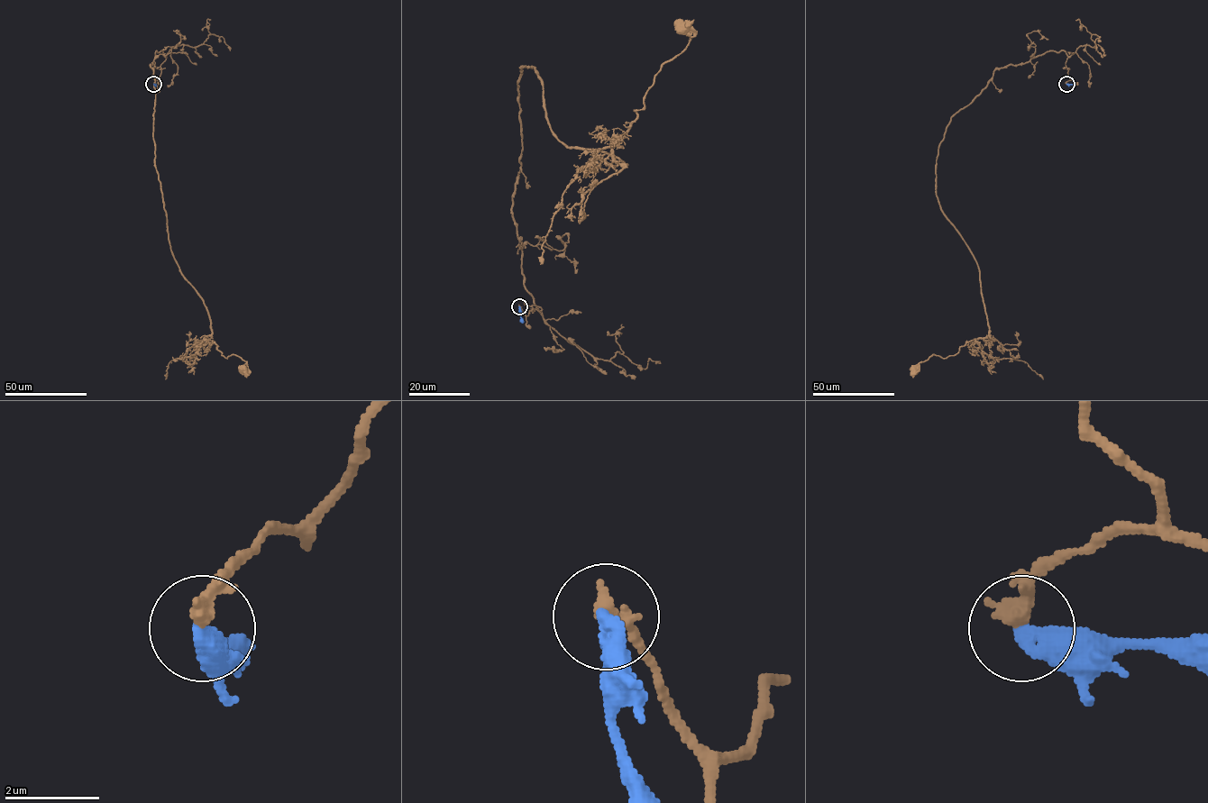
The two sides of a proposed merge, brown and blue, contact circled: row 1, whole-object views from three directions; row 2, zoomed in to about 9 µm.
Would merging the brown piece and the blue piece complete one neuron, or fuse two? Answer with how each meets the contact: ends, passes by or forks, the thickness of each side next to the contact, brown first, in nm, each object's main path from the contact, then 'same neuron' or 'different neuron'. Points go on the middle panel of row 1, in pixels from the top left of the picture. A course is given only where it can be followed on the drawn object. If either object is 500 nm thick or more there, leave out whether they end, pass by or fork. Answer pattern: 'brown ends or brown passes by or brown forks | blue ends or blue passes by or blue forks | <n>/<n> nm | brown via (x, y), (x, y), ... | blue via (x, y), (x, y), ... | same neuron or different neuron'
brown ends | blue ends | 400/440 nm | brown via (518, 306), (541, 309), (511, 210), (521, 68), (565, 146), (626, 165), (612, 142), (681, 27) | blue via (518, 306), (523, 323) | different neuron

